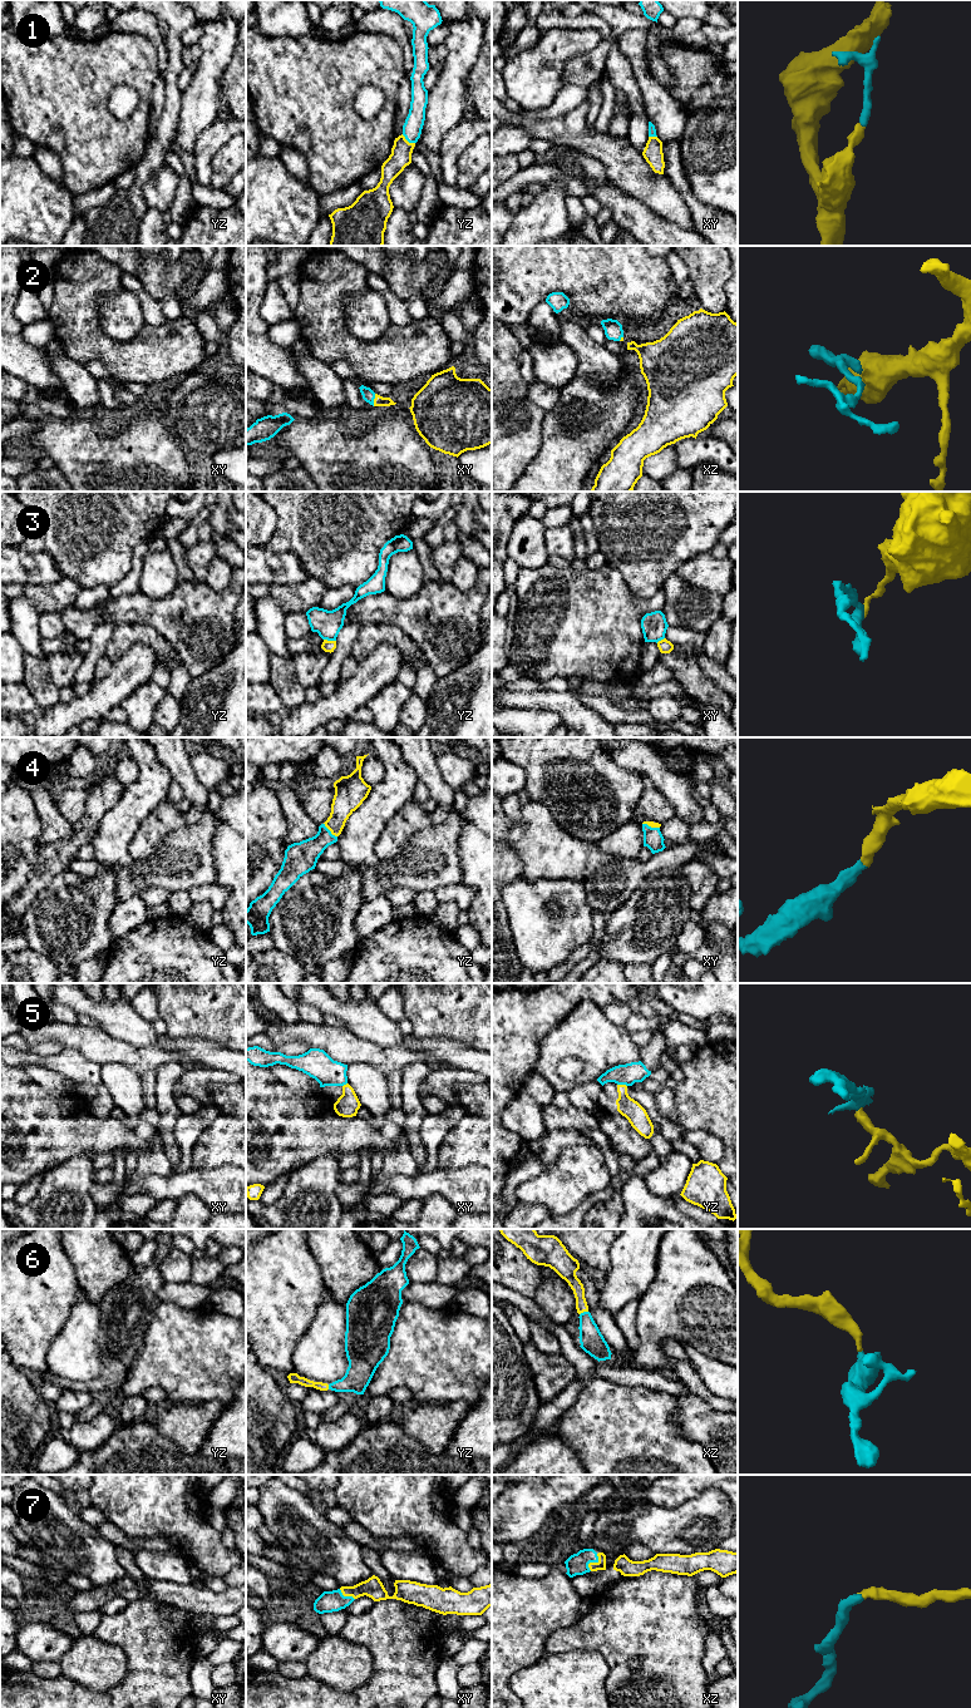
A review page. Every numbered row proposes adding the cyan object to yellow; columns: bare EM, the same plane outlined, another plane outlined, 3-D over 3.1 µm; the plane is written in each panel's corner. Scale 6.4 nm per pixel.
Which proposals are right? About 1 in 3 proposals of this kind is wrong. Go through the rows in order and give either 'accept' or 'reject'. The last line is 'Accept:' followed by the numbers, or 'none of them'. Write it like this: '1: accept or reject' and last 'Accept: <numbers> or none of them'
1: accept
2: accept
3: reject
4: accept
5: reject
6: accept
7: accept
Accept: 1, 2, 4, 6, 7

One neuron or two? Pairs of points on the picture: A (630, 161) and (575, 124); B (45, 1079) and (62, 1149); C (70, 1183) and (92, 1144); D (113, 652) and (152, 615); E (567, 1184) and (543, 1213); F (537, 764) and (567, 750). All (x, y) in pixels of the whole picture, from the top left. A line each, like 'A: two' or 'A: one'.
A: one
B: two
C: two
D: two
E: two
F: one

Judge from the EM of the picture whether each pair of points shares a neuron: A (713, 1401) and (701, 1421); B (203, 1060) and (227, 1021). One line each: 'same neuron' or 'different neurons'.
A: different neurons
B: different neurons

